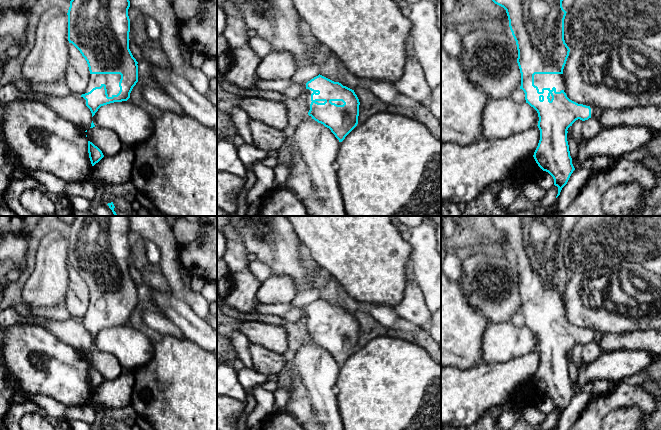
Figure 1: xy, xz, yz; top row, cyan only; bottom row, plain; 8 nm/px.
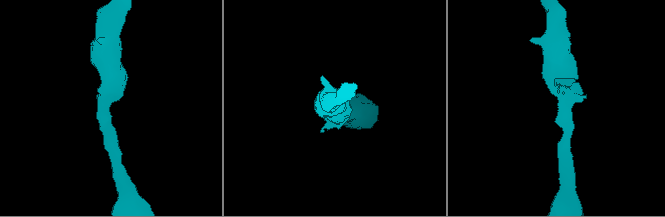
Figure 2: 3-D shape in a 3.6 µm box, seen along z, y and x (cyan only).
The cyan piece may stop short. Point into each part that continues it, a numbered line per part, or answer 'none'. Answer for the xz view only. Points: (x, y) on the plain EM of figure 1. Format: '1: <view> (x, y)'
1: xz (308, 317)

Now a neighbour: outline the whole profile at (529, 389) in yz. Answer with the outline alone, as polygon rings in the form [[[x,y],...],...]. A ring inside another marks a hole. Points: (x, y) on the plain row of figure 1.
[[[533,380],[529,383],[524,384],[524,386],[522,387],[521,393],[520,393],[524,404],[526,401],[531,402],[536,392],[539,392],[539,390],[536,387]]]

